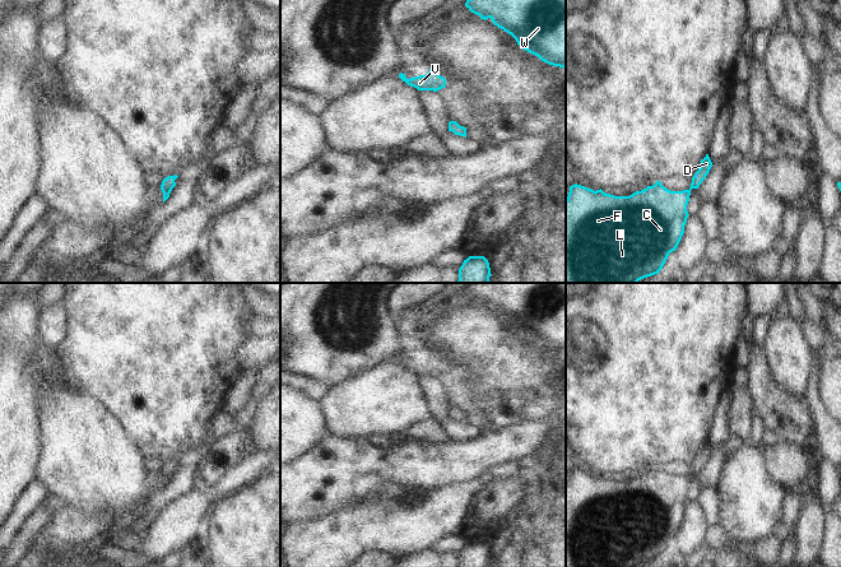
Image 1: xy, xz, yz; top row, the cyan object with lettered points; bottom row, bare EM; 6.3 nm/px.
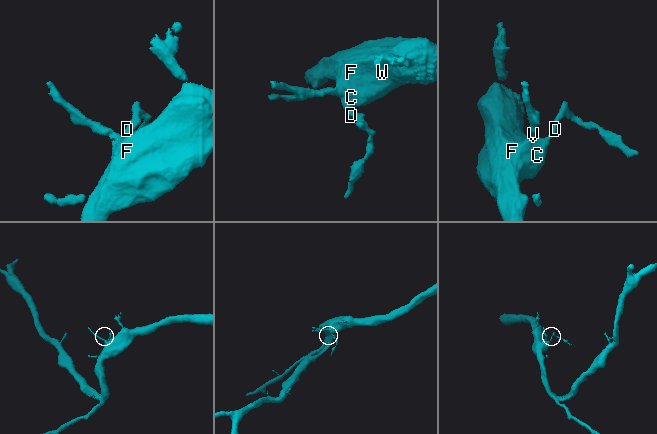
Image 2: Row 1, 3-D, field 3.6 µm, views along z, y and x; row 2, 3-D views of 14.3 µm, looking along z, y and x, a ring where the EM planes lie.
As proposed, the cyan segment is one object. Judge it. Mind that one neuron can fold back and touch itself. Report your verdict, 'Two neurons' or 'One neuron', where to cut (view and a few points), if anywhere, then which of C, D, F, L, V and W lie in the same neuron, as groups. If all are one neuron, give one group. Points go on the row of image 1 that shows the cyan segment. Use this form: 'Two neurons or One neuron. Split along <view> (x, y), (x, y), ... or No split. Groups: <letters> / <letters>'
One neuron. No split. Groups: C D F L V W.

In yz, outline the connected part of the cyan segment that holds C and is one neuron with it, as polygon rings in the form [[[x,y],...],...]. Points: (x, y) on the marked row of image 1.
[[[706,154],[692,177],[688,190],[670,191],[660,181],[629,196],[614,196],[581,185],[570,186],[566,199],[566,283],[637,283],[659,274],[670,252],[675,251],[687,223],[687,205],[692,189],[698,189],[708,175],[712,162]]]

